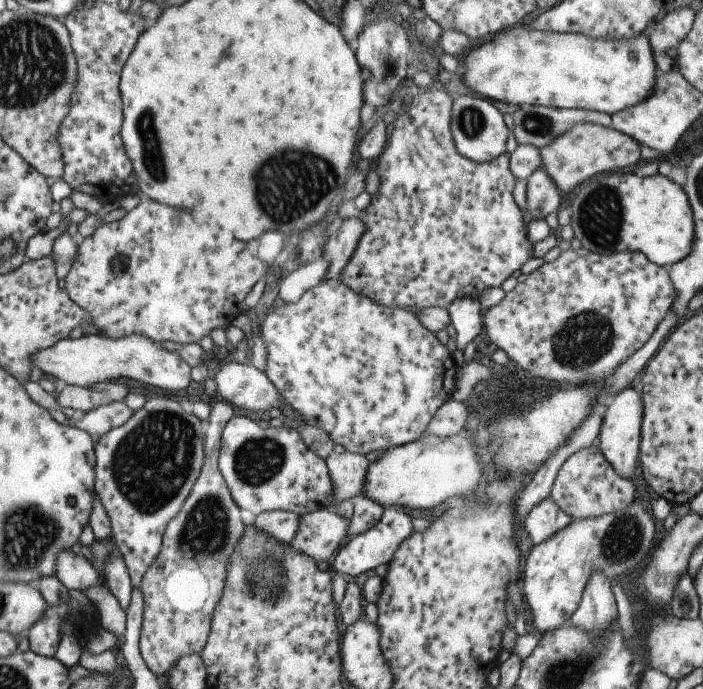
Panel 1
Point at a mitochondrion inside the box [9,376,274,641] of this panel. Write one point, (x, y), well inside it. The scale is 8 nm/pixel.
(150, 464)

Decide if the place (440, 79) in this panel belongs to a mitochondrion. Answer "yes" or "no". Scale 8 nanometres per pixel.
no

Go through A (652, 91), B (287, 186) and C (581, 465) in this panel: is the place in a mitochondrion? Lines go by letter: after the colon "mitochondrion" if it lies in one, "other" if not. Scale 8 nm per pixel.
A: other
B: mitochondrion
C: other

